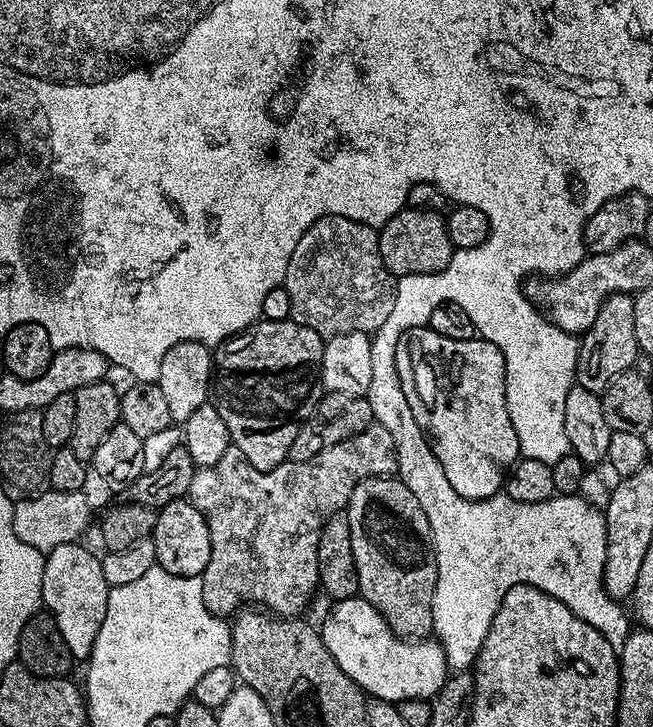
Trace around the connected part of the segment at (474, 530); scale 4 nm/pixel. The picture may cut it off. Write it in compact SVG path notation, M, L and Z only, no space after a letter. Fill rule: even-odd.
M428 480L428 484L432 484L432 488L428 488L428 492L424 492L424 500L421 500L419 505L425 511L427 521L430 524L432 547L435 550L436 584L435 594L432 600L476 600L476 604L492 604L492 608L498 610L502 598L514 586L535 586L538 584L538 589L542 590L543 593L550 594L551 597L566 605L578 618L582 618L588 625L594 626L606 638L606 642L610 643L610 648L619 654L625 646L627 638L624 635L624 623L630 620L630 618L626 610L625 612L621 610L623 607L619 601L611 599L609 595L605 594L606 526L604 515L599 507L593 506L592 503L580 494L574 496L556 494L546 502L530 504L518 502L517 499L510 498L506 492L499 492L482 500L464 499L452 486L444 488L444 484L436 484L436 480ZM536 564L540 564L540 580L536 580Z

